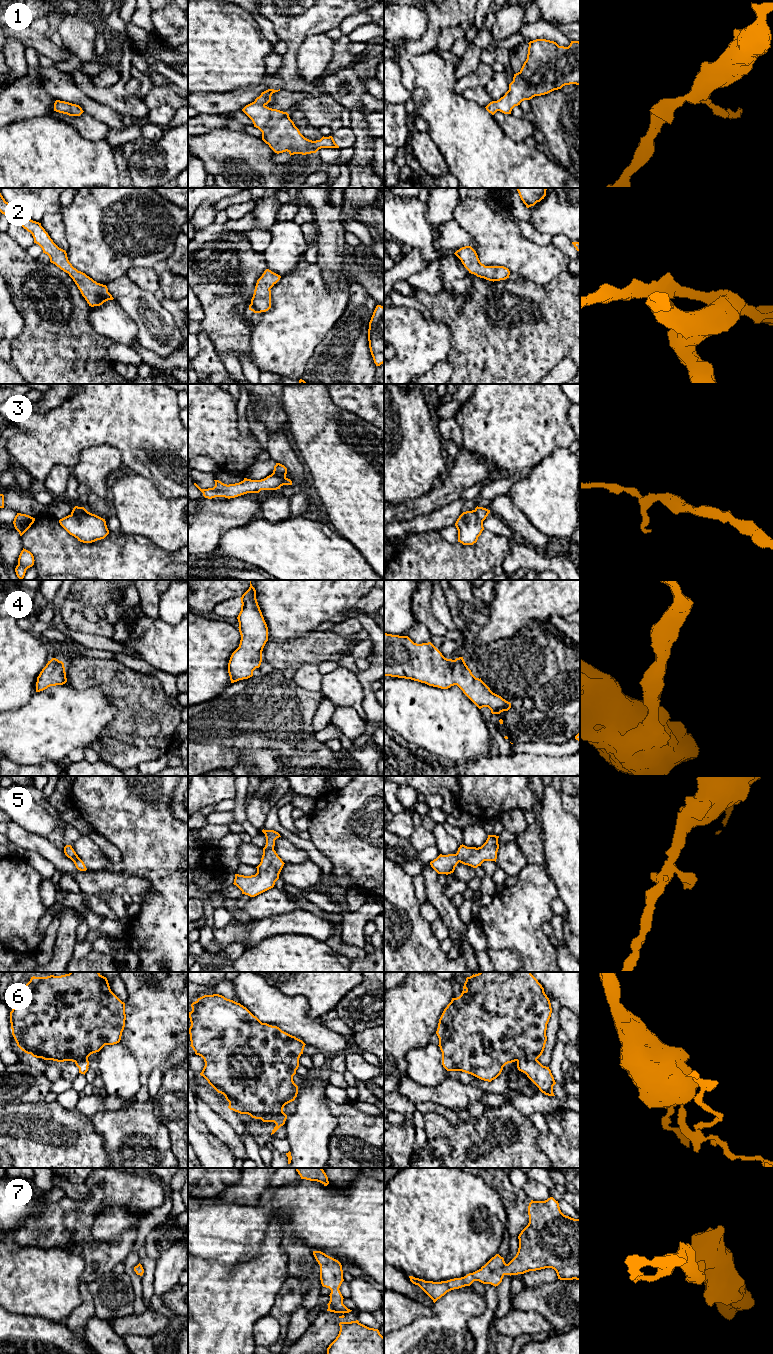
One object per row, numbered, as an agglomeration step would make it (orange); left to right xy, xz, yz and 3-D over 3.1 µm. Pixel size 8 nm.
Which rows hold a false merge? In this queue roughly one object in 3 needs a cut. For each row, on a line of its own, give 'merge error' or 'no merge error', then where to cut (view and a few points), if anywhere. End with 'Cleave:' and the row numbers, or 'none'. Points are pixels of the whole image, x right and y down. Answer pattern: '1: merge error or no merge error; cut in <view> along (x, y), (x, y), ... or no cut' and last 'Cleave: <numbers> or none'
1: no merge error; no cut
2: no merge error; no cut
3: merge error; cut in xy along (87, 511), (71, 514)
4: no merge error; no cut
5: no merge error; no cut
6: merge error; cut in yz along (536, 1058), (525, 1059), (521, 1057), (517, 1061)
7: no merge error; no cut
Cleave: 3, 6

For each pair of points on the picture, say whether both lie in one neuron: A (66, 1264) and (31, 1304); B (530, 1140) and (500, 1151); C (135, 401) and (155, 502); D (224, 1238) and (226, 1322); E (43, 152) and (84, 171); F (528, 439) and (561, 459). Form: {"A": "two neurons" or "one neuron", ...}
{"A": "one neuron", "B": "one neuron", "C": "two neurons", "D": "two neurons", "E": "one neuron", "F": "two neurons"}

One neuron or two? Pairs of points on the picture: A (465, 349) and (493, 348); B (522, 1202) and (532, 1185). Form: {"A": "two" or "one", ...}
{"A": "one", "B": "two"}

